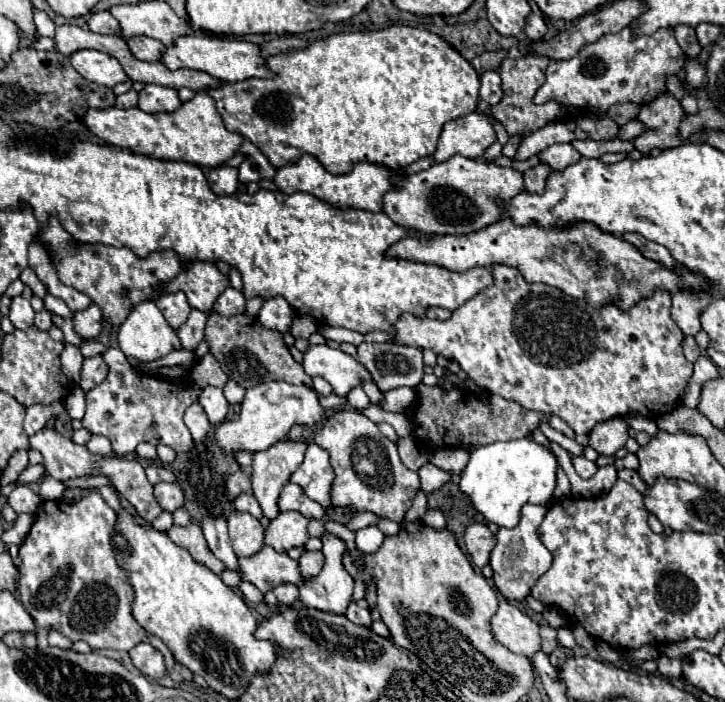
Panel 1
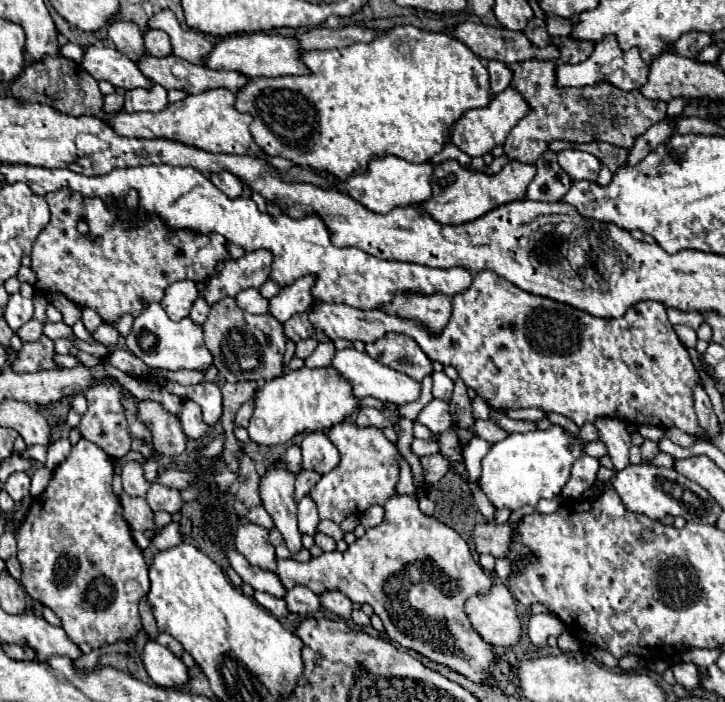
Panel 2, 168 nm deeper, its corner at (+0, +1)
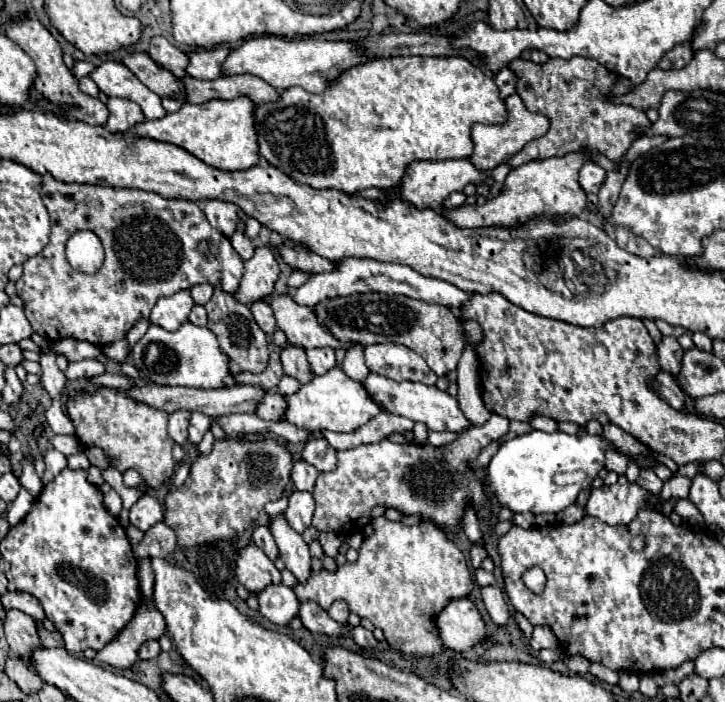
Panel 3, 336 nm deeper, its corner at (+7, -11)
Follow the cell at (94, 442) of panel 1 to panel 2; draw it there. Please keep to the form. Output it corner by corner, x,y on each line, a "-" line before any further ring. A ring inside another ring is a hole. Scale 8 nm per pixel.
86,438
72,448
72,454
54,470
52,484
32,500
24,522
16,532
18,560
22,566
22,586
48,606
60,620
74,644
90,644
92,650
104,644
134,642
142,630
138,604
148,594
148,566
142,550
130,536
130,526
122,518
120,500
112,494
114,460

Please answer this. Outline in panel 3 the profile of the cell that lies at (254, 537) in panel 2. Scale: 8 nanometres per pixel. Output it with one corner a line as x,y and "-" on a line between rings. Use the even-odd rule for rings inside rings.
249,544
237,558
237,580
251,594
259,594
271,584
281,584
281,572
263,550
259,550
255,544

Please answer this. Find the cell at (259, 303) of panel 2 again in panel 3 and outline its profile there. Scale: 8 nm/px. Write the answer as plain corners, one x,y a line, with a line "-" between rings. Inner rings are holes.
257,300
257,302
251,304
251,312
253,312
253,316
255,316
259,328
261,328
265,334
271,336
271,334
277,330
277,320
275,320
273,310
269,308
269,304

